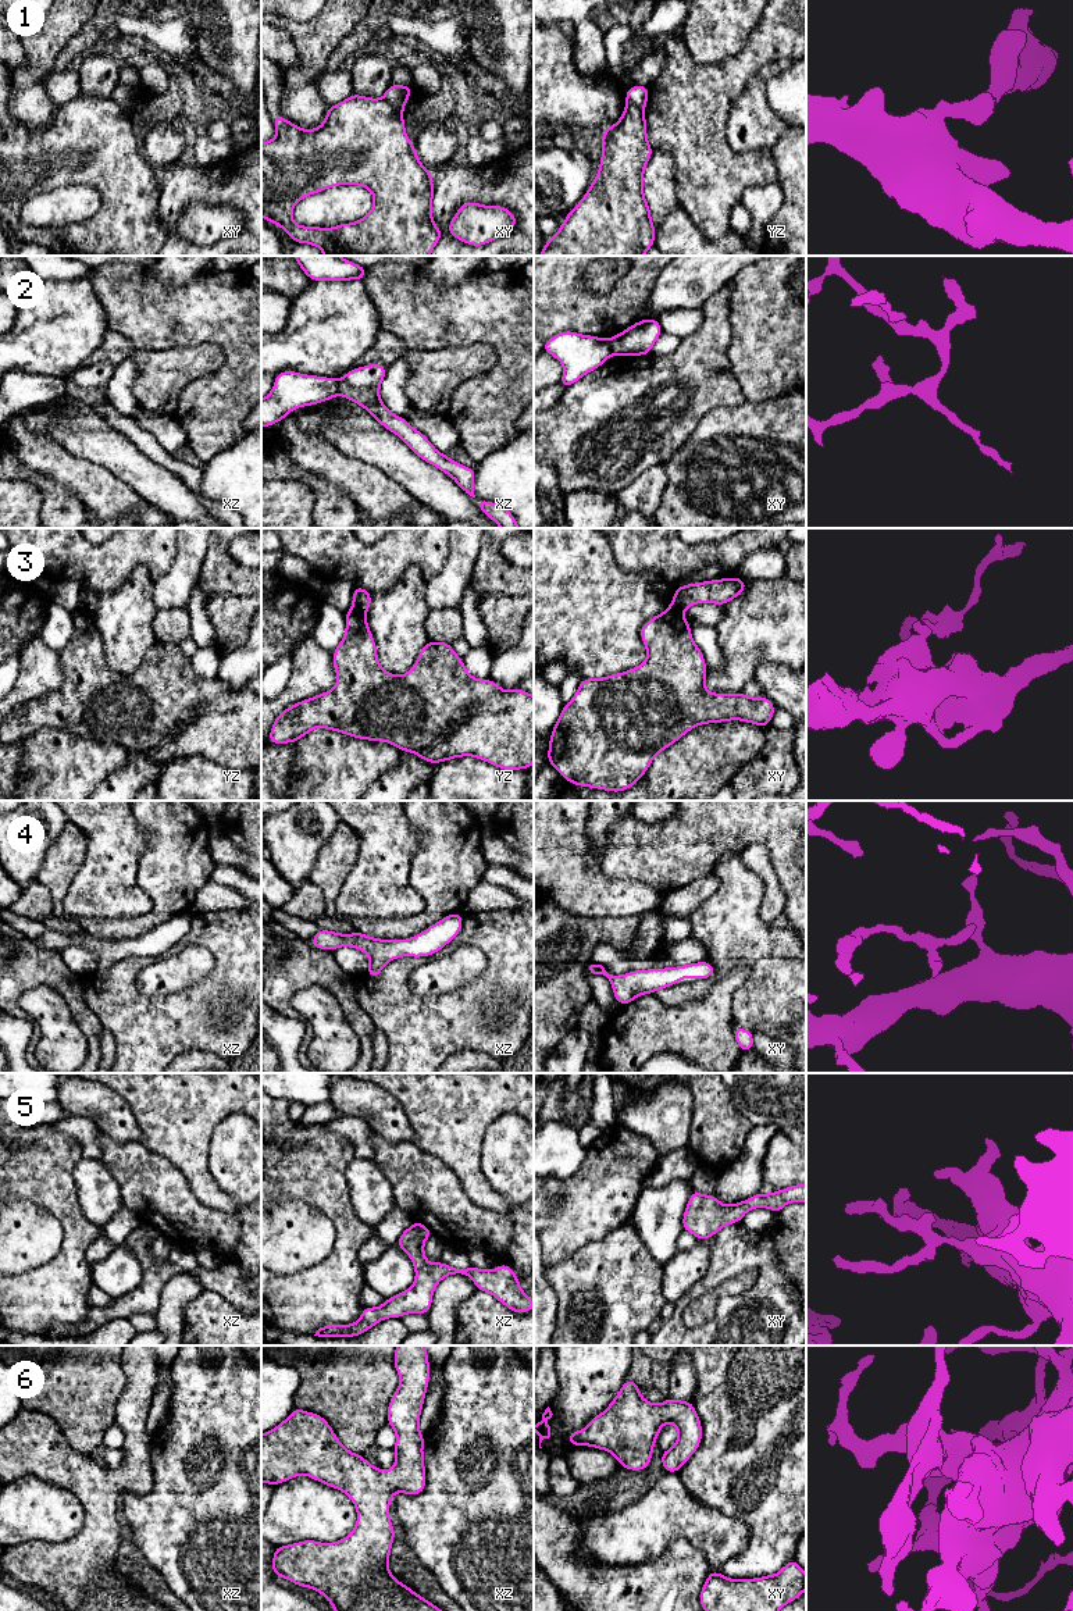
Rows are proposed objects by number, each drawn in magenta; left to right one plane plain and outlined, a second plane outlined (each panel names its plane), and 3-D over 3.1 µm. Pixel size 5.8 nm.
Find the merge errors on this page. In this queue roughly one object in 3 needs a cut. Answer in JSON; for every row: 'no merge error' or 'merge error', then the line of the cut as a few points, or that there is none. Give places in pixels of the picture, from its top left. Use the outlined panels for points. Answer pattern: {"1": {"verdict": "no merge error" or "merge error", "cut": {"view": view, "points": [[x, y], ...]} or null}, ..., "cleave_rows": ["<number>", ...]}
{"1": {"verdict": "merge error", "cut": {"view": "xy", "points": [[384, 97], [400, 113]]}}, "2": {"verdict": "merge error", "cut": {"view": "xz", "points": [[337, 381], [338, 394]]}}, "3": {"verdict": "merge error", "cut": {"view": "yz", "points": [[352, 608], [364, 613]]}}, "4": {"verdict": "no merge error", "cut": null}, "5": {"verdict": "no merge error", "cut": null}, "6": {"verdict": "no merge error", "cut": null}, "cleave_rows": ["1", "2", "3"]}

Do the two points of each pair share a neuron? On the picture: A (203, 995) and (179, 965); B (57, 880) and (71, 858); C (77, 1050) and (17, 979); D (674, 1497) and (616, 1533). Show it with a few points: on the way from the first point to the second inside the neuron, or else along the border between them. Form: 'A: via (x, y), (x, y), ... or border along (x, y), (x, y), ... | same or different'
A: border along (214, 959), (213, 969), (205, 977), (163, 997) | different
B: via (57, 874), (66, 863) | same
C: border along (59, 993), (28, 988), (18, 1000), (22, 1016) | different
D: via (660, 1511), (638, 1533), (630, 1533) | same

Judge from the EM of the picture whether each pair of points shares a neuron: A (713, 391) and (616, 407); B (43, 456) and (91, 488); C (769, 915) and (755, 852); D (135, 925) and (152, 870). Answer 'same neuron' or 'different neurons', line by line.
A: same neuron
B: same neuron
C: same neuron
D: same neuron

